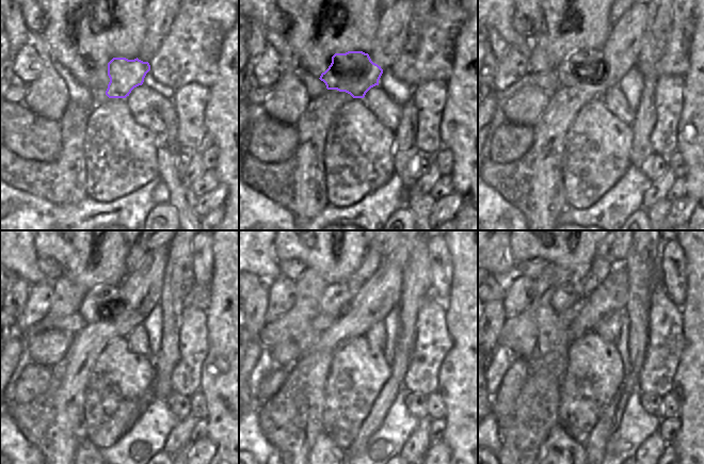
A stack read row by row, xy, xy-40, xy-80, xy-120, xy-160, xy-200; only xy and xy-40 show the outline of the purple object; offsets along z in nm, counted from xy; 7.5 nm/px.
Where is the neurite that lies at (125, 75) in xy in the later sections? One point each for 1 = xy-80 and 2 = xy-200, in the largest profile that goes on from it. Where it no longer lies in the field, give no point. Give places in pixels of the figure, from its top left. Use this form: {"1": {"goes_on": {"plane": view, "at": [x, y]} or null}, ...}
{"1": {"goes_on": {"plane": "xy-80", "at": [569, 72]}}, "2": {"goes_on": {"plane": "xy-200", "at": [565, 297]}}}

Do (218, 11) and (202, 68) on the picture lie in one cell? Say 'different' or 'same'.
same

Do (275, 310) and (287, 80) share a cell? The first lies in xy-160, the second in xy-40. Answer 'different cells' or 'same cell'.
different cells

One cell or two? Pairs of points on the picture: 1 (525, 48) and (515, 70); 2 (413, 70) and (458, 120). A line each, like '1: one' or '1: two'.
1: two
2: two

